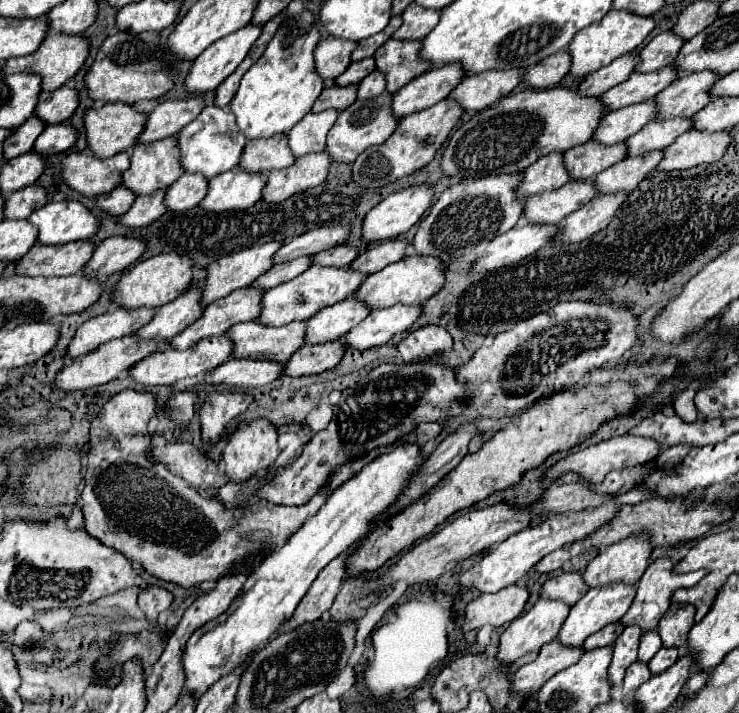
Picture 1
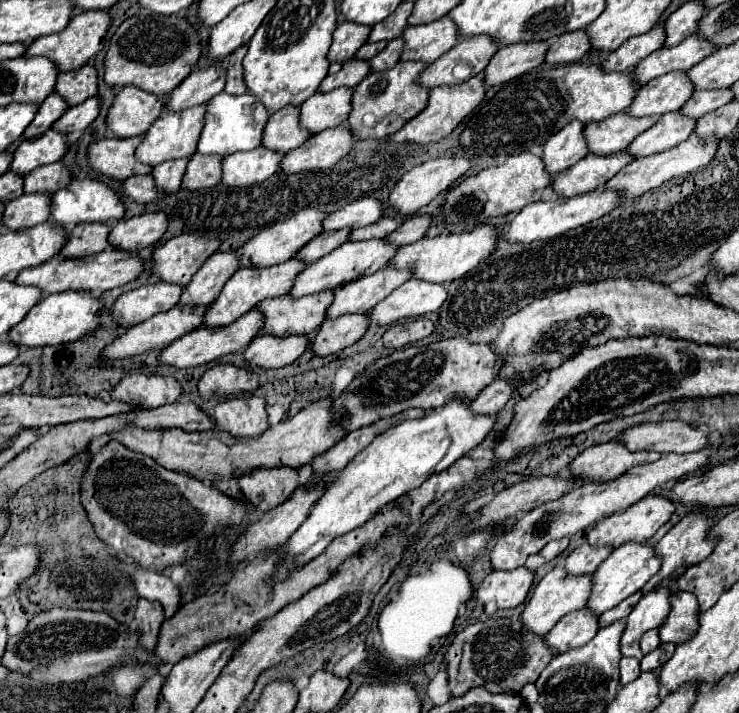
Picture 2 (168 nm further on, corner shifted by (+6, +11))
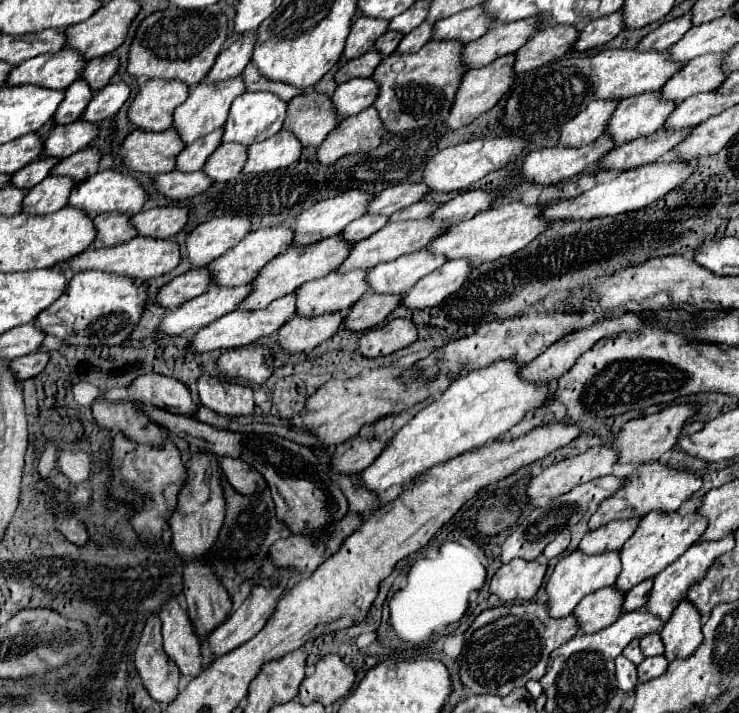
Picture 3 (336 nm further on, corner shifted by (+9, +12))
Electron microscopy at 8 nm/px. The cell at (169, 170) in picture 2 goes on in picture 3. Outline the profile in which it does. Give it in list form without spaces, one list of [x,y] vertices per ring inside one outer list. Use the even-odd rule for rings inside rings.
[[[221,128],[217,132],[211,132],[209,136],[185,146],[177,160],[175,160],[175,170],[177,172],[197,172],[203,168],[207,156],[219,146],[217,144],[217,136],[221,136]]]

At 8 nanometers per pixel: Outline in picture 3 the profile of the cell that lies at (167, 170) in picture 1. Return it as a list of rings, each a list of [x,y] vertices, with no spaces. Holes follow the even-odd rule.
[[[225,80],[225,82],[217,82],[217,84],[205,84],[205,82],[197,84],[197,88],[191,90],[189,98],[181,106],[175,108],[171,128],[179,134],[183,144],[193,144],[193,140],[199,140],[201,136],[207,136],[209,132],[213,132],[213,130],[221,128],[221,124],[225,124],[229,104],[241,92],[245,92],[245,88],[241,88],[241,80]]]

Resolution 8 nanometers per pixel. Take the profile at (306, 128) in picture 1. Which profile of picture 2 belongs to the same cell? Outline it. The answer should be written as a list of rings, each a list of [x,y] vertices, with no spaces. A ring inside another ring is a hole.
[[[338,87],[330,93],[316,93],[302,103],[300,125],[310,133],[320,133],[346,123],[352,111],[352,87]]]

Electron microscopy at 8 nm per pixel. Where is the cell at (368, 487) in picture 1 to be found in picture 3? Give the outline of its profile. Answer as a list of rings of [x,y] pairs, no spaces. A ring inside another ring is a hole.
[[[501,360],[487,368],[471,370],[459,376],[455,382],[451,382],[439,400],[425,406],[413,416],[411,422],[391,436],[375,462],[359,472],[359,486],[371,494],[385,492],[391,486],[403,486],[417,474],[421,476],[425,470],[437,464],[491,444],[503,432],[511,430],[517,422],[523,420],[527,410],[537,408],[549,400],[549,394],[539,392],[535,384],[517,378],[519,370],[521,364],[513,360]]]

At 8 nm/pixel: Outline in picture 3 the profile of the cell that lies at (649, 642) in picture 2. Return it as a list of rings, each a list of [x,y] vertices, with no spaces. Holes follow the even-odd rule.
[[[651,632],[647,636],[641,638],[641,652],[645,656],[657,656],[657,654],[663,654],[663,642],[659,638],[657,632]]]

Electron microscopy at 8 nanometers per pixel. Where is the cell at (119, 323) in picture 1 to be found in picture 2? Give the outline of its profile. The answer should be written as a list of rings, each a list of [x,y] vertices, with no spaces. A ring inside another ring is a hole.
[[[150,283],[140,289],[124,293],[116,305],[114,305],[114,317],[120,321],[120,325],[136,325],[140,321],[146,321],[148,317],[154,317],[156,313],[168,311],[178,305],[180,295],[184,293],[184,285],[176,283]]]

